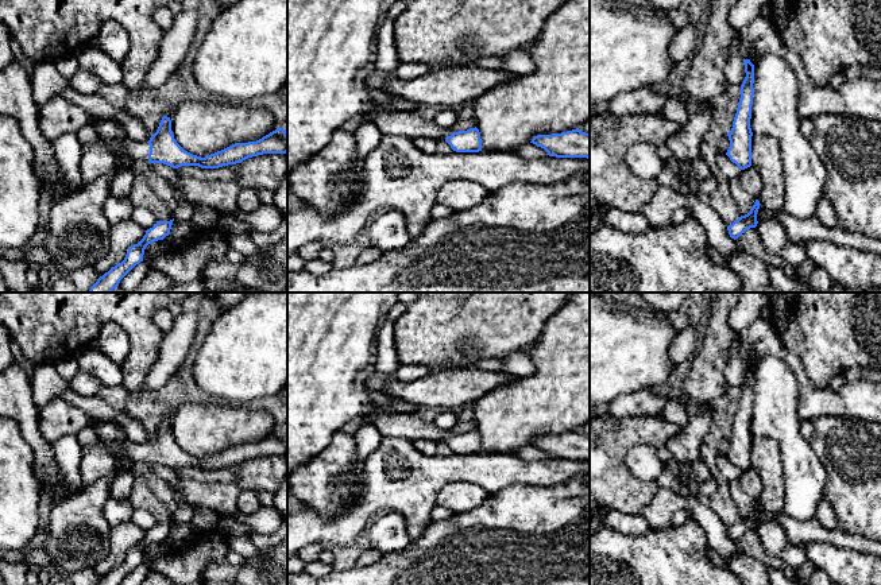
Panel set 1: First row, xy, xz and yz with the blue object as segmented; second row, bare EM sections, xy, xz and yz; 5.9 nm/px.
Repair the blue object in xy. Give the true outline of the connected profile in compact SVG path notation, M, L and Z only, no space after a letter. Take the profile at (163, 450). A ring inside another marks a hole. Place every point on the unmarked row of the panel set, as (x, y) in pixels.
M163 418L157 434L148 443L134 441L104 441L103 448L115 458L127 458L131 462L150 465L163 465L173 470L181 468L198 468L201 470L219 470L228 466L241 465L243 462L263 456L286 456L287 435L283 430L277 430L256 443L235 445L221 453L205 460L185 453L174 441L171 422Z

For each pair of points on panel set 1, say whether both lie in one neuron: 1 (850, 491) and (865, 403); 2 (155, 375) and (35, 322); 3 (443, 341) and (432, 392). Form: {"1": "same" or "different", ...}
{"1": "different", "2": "different", "3": "different"}

